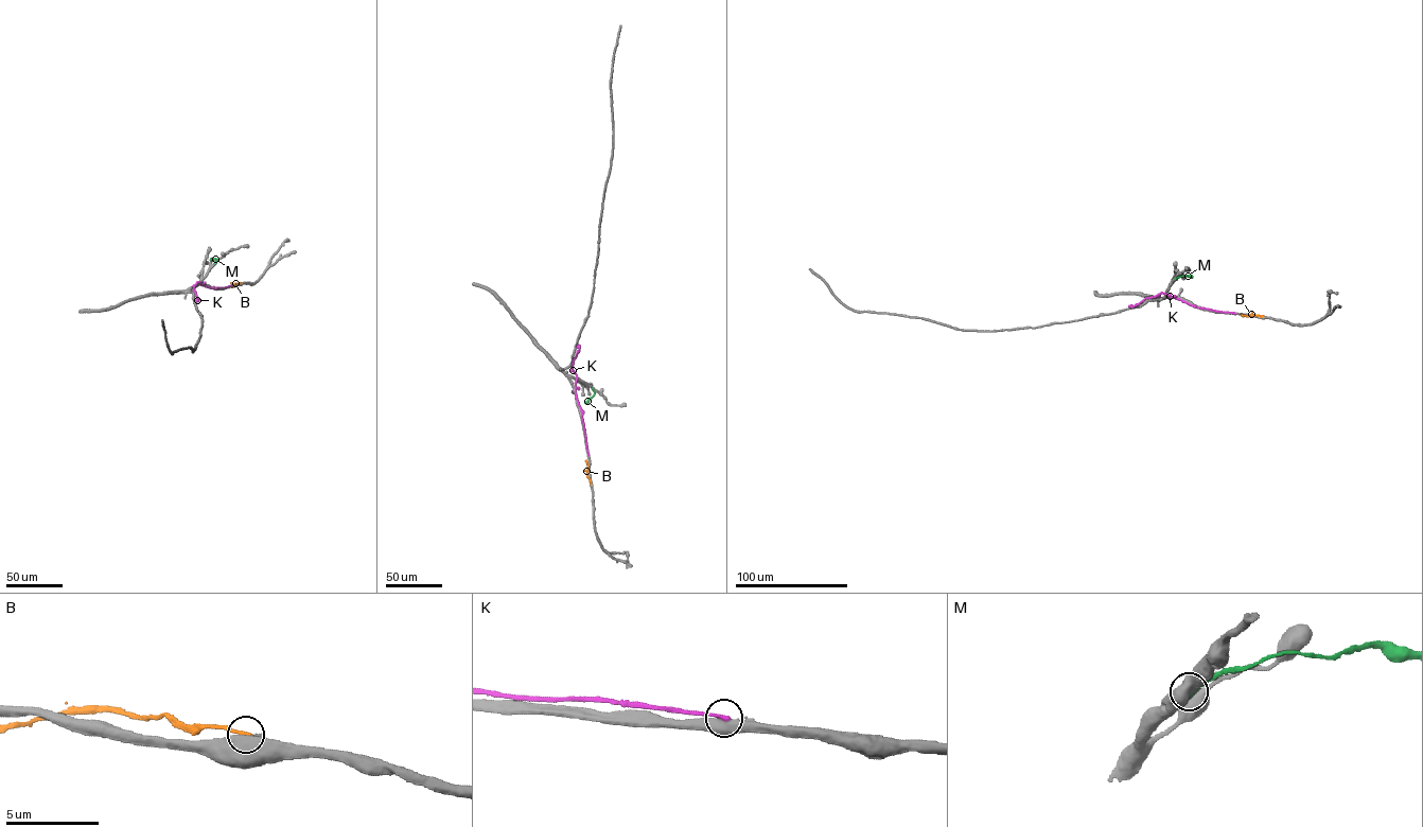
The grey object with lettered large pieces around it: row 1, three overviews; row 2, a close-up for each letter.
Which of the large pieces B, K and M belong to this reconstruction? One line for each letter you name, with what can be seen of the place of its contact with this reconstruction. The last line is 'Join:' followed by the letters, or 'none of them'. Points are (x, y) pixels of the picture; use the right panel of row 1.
Join: none of them

